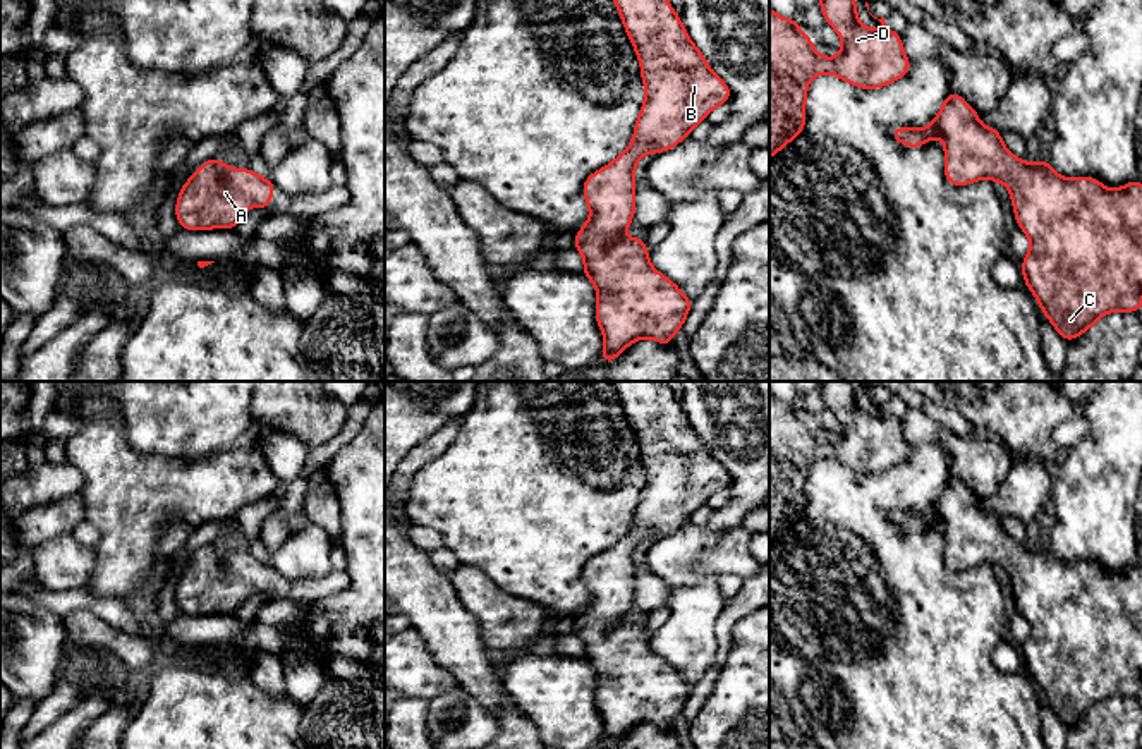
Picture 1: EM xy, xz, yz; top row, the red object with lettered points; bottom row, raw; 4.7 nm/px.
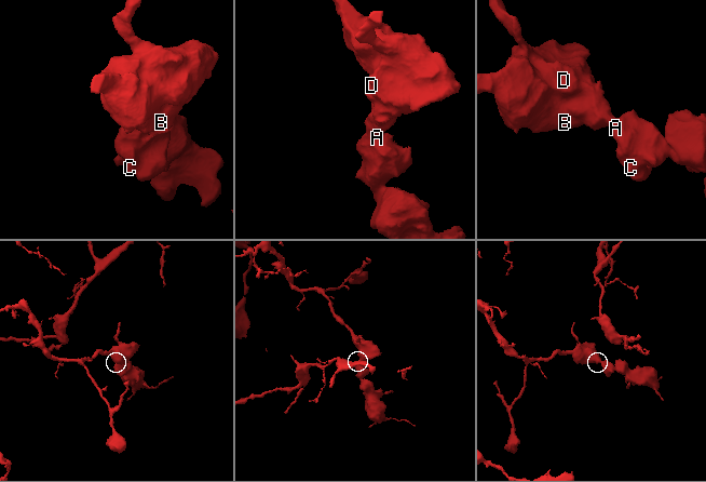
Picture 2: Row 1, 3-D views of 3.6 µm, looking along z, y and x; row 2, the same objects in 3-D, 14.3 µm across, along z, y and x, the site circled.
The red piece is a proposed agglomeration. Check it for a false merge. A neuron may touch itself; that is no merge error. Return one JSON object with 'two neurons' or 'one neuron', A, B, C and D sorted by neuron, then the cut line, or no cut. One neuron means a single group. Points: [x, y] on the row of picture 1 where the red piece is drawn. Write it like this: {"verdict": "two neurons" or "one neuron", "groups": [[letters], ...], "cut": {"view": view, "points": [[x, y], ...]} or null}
{"verdict": "one neuron", "groups": [["A", "B", "C", "D"]], "cut": null}

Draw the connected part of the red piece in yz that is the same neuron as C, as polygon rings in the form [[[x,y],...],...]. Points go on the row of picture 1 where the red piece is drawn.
[[[953,89],[946,94],[943,107],[932,124],[924,129],[895,127],[890,137],[907,148],[920,148],[939,136],[945,143],[945,180],[950,186],[967,186],[981,179],[1003,182],[1008,186],[1017,225],[1030,239],[1030,251],[1020,261],[1024,283],[1037,299],[1042,314],[1053,323],[1056,332],[1068,344],[1078,335],[1094,328],[1096,321],[1108,313],[1137,313],[1142,306],[1142,182],[1132,182],[1115,191],[1094,177],[1080,175],[1073,179],[1060,177],[1042,158],[1027,163],[1006,149],[1001,131],[979,122],[979,112],[972,108]]]

